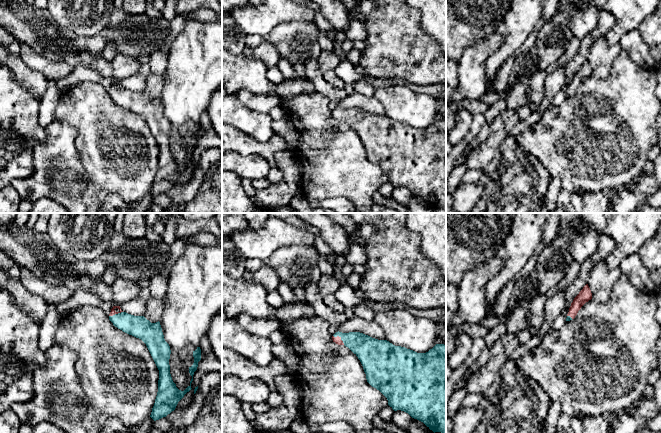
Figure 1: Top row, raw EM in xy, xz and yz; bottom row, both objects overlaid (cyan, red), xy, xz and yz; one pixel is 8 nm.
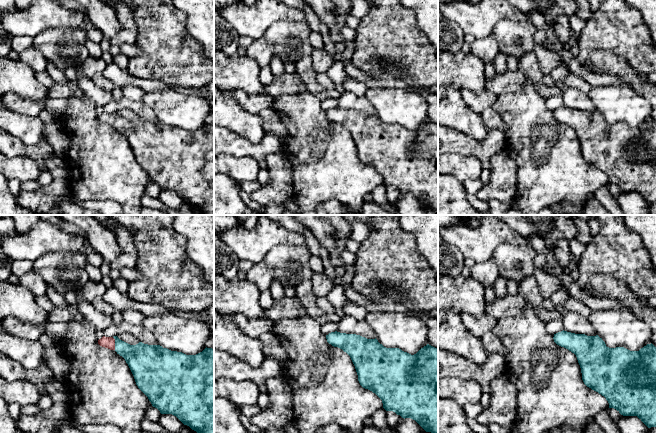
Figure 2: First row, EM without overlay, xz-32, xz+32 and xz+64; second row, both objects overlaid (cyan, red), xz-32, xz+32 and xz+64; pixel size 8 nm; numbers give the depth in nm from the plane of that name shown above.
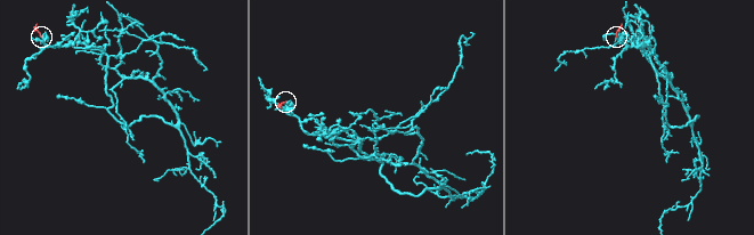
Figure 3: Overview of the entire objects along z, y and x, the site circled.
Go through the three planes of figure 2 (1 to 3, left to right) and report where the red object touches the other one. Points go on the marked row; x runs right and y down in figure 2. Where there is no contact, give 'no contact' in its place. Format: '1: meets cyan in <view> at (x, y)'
1: meets cyan in xz-32 at (115, 343)
2: no contact
3: no contact

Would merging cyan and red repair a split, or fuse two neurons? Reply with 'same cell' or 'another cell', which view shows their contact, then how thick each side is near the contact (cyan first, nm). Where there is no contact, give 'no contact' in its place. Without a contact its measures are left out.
same cell | xz | 220/60 nm

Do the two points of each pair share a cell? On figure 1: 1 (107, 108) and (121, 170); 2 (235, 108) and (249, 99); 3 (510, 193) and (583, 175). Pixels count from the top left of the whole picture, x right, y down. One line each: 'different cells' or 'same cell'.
1: same cell
2: different cells
3: different cells

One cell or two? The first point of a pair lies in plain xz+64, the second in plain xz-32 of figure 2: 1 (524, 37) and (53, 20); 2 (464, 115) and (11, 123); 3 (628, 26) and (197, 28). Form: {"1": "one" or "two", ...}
{"1": "two", "2": "one", "3": "two"}

